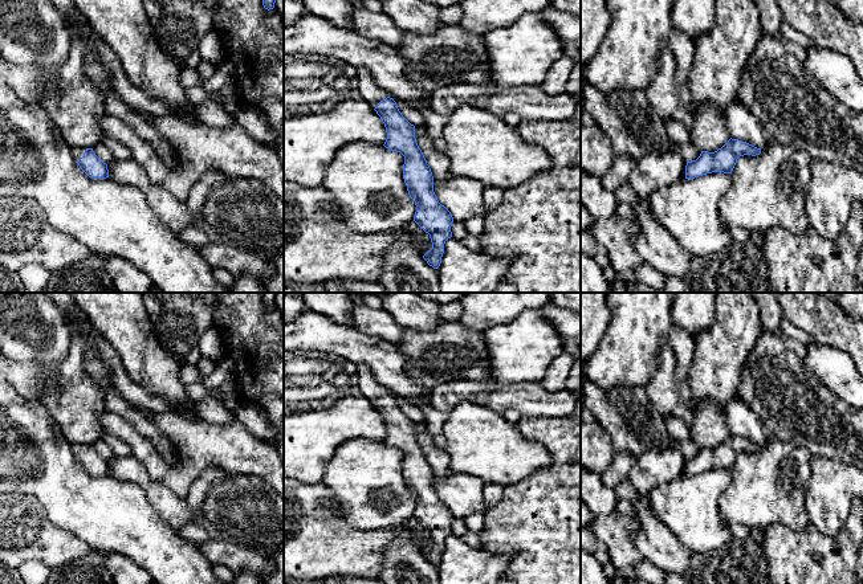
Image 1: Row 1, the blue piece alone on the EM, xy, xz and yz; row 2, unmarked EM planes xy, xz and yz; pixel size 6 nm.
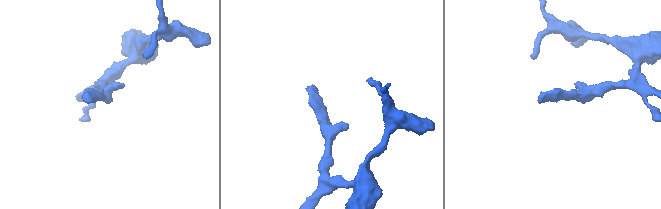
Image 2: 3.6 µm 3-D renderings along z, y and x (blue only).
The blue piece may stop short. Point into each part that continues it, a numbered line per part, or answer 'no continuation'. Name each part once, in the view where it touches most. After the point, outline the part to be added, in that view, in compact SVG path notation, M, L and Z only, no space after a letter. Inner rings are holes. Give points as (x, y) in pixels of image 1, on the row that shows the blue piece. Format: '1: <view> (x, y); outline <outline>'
1: xz (369, 90); outline M357 69L357 79L359 97L363 98L373 109L388 97L388 93L376 85L369 69Z

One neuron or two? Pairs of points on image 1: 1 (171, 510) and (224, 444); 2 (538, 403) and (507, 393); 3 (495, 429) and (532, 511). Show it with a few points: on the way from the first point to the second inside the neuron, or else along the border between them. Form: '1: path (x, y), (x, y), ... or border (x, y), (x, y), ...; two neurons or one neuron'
1: border (155, 480), (184, 498); two neurons
2: path (530, 399), (515, 396); one neuron
3: border (546, 466), (504, 486); two neurons

